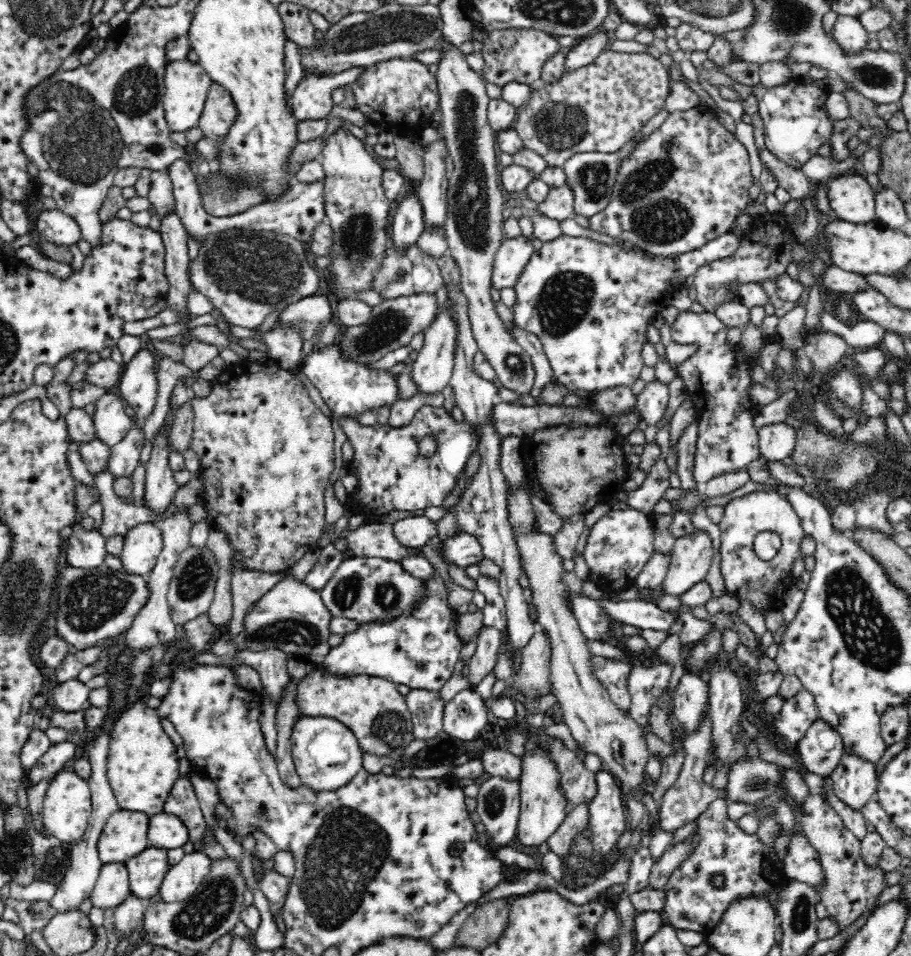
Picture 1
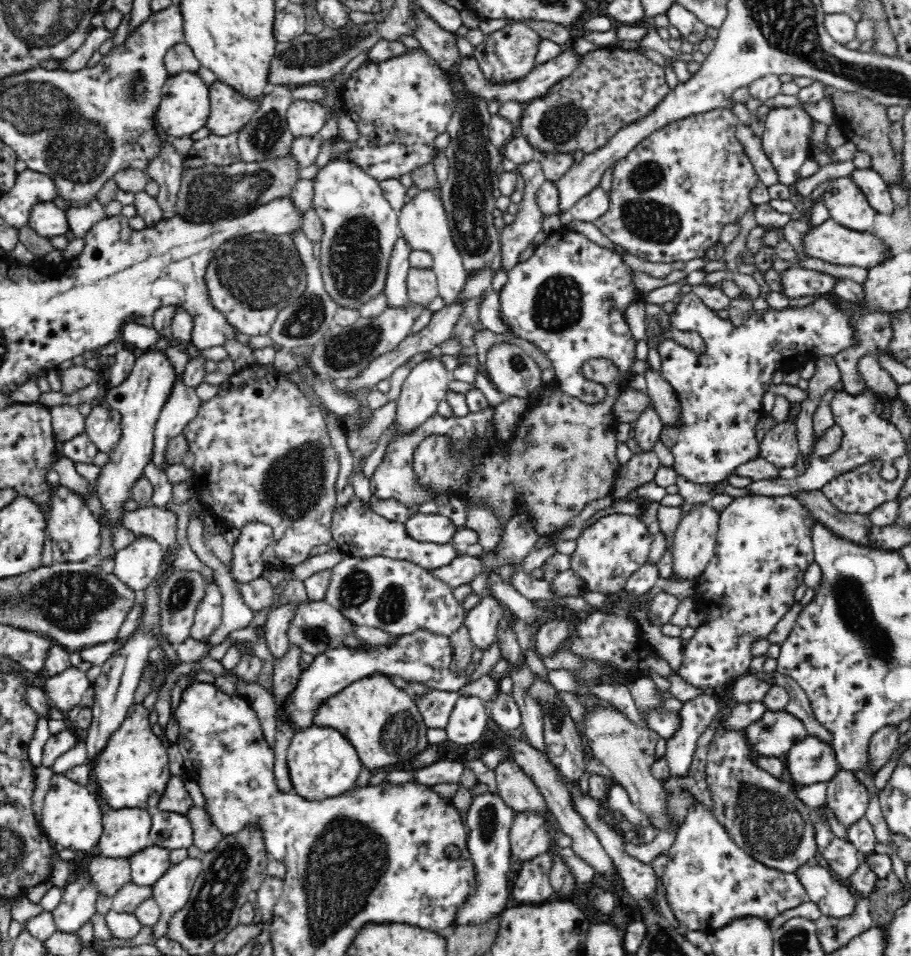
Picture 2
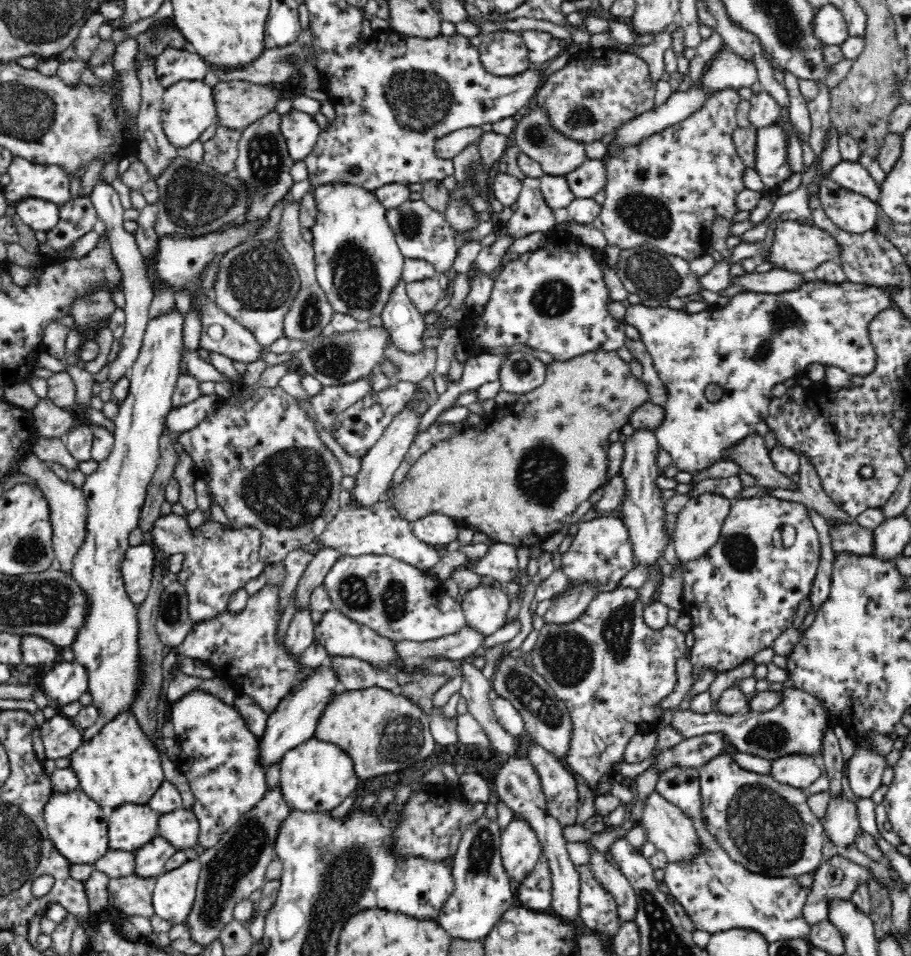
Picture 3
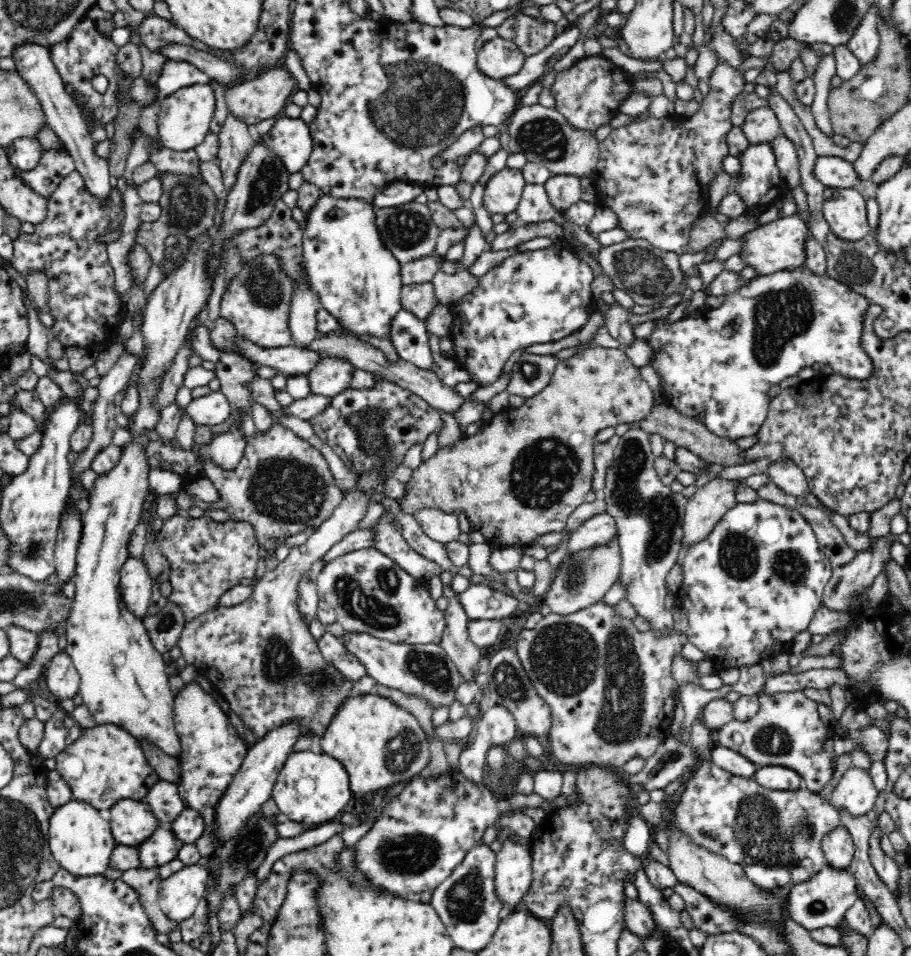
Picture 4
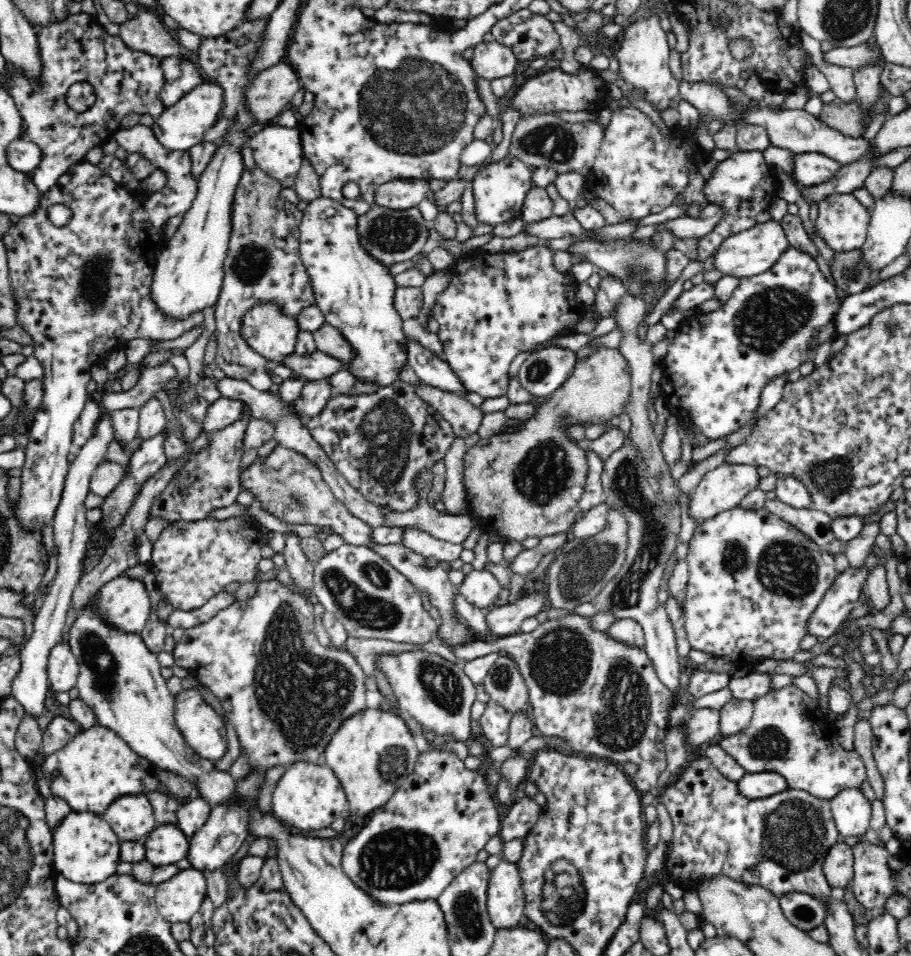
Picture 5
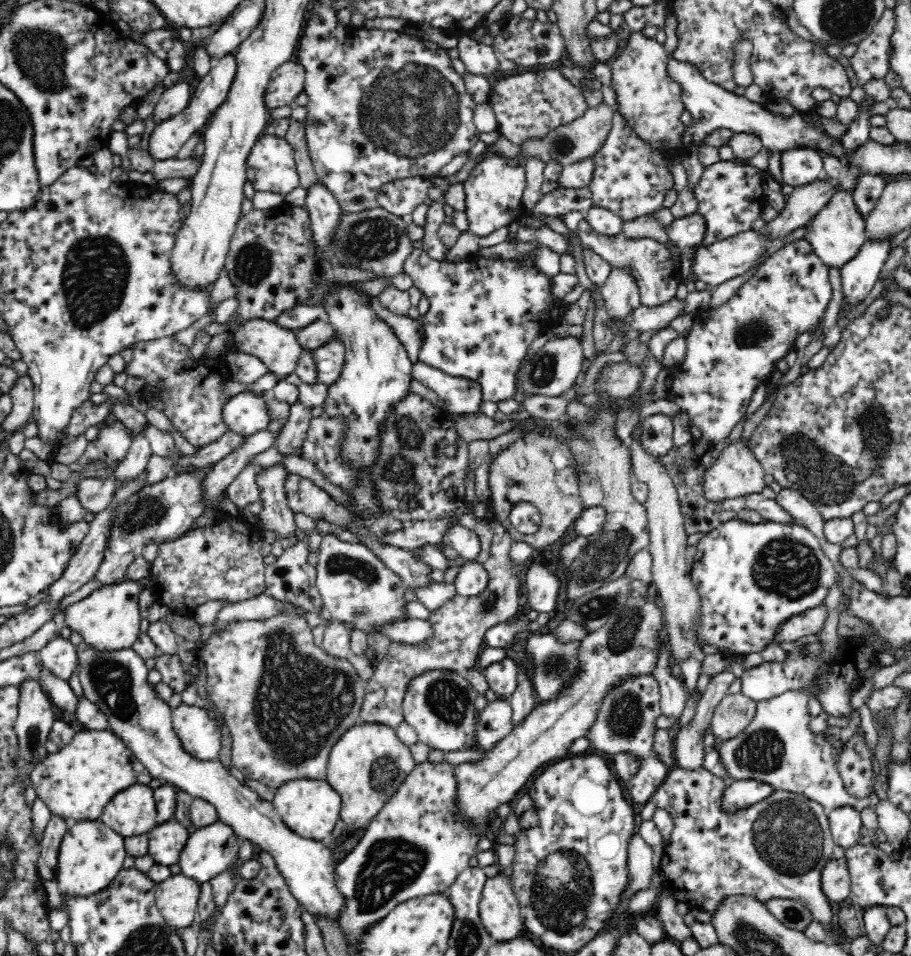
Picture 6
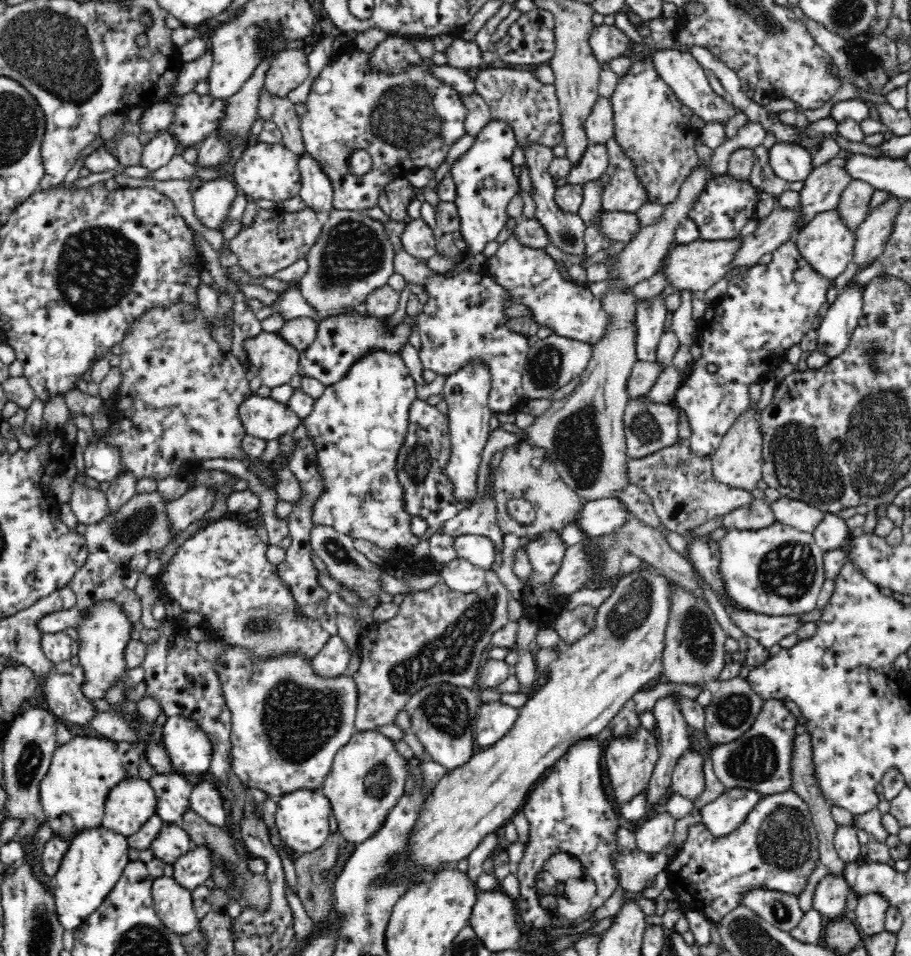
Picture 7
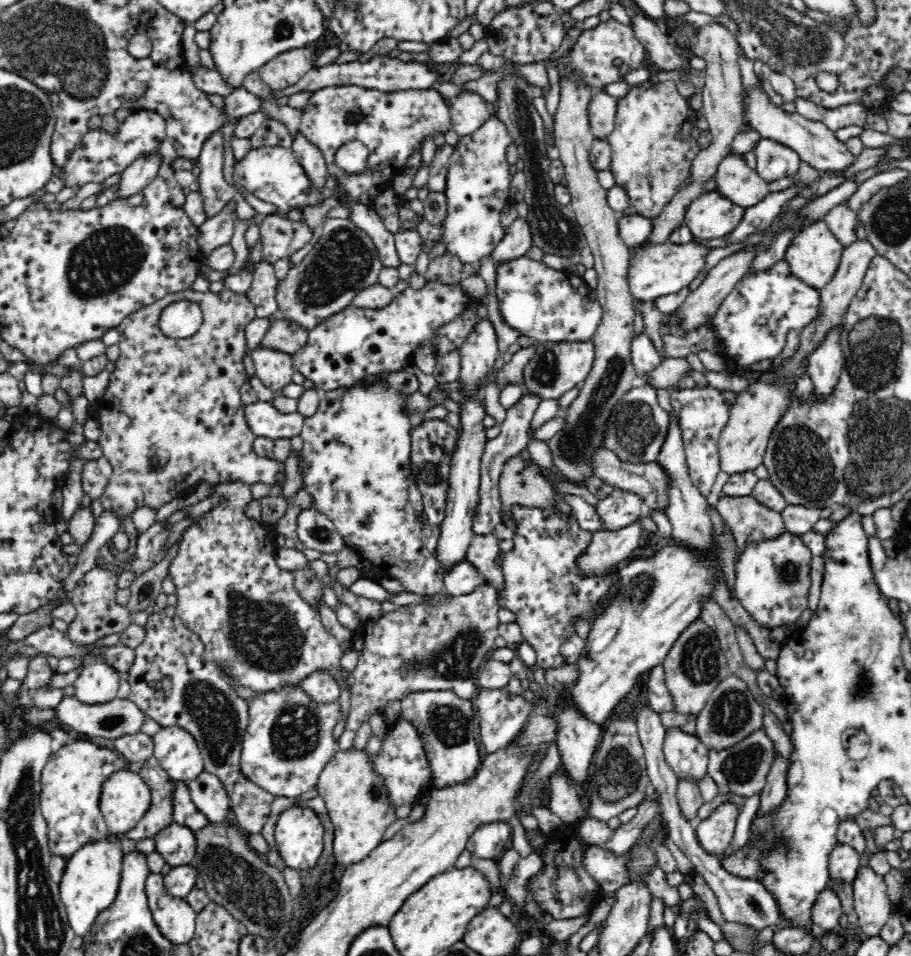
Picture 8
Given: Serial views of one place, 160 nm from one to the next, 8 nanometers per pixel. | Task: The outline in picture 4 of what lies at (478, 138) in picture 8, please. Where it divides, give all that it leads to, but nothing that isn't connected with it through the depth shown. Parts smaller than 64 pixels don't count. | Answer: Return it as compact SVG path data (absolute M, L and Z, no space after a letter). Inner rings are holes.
M504 167L484 184L483 205L490 215L515 212L526 186L522 169Z

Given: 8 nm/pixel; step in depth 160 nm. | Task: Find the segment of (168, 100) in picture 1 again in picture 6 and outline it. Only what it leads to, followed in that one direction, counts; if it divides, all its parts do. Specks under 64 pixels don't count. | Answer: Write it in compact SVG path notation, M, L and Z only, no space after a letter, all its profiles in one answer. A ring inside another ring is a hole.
M236 51L228 52L228 54L224 54L222 58L213 62L209 73L197 79L188 106L180 114L156 124L148 138L147 150L152 159L155 161L174 159L178 150L184 146L184 143L192 134L201 133L204 130L212 112L215 112L216 108L226 100L234 82L237 69L235 54Z

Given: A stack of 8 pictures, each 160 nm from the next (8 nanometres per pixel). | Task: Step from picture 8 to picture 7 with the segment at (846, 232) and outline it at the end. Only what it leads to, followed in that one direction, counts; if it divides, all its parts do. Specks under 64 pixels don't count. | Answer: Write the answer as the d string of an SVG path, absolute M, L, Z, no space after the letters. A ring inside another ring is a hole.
M852 179L852 182L842 190L837 210L839 220L855 234L858 226L865 222L868 203L874 187L860 179Z

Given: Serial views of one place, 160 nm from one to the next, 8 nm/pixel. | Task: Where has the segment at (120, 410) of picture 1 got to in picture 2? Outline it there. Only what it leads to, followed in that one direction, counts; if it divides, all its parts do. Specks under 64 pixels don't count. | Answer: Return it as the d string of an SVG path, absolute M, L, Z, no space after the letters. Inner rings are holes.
M102 405L89 408L85 415L85 432L98 451L112 452L120 440L120 417L110 416L110 408Z

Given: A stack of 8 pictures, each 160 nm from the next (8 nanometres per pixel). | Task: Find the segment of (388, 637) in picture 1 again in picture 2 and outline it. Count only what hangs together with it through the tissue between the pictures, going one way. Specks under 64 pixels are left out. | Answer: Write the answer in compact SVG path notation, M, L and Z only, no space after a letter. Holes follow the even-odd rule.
M426 629L415 630L415 633L397 636L393 647L373 646L370 652L353 647L340 647L327 650L315 656L309 667L303 671L294 691L283 701L278 720L289 724L294 734L314 726L314 718L318 710L326 704L330 697L342 692L352 682L365 677L372 677L375 673L402 677L408 683L422 682L432 689L460 693L469 682L465 675L452 674L450 661L452 660L450 639L444 635L436 635Z

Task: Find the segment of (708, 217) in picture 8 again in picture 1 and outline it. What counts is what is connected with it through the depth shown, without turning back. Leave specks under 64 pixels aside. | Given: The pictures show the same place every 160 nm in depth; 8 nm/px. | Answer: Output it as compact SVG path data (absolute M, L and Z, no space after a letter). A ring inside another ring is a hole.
M795 80L774 88L766 88L762 83L757 85L755 96L763 120L765 146L778 160L794 169L801 169L807 160L817 154L818 148L824 142L828 142L831 138L833 122L826 113L827 95L827 92L818 86L806 85Z

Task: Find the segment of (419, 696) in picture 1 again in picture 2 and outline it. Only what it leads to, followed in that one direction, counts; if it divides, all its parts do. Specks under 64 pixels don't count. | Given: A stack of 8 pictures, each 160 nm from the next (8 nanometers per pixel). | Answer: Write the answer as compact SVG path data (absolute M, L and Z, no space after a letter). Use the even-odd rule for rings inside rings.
M433 689L430 694L426 694L420 700L416 700L416 705L420 709L420 715L424 719L424 725L429 728L445 728L448 726L449 715L460 694L457 692L440 691Z

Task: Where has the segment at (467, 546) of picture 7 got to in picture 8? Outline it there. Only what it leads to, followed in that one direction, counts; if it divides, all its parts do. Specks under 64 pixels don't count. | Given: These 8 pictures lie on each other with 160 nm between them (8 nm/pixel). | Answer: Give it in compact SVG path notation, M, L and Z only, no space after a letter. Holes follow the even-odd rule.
M492 533L476 535L468 547L466 561L485 576L486 582L497 590L502 590L504 575L498 562L501 554L498 542L500 540Z

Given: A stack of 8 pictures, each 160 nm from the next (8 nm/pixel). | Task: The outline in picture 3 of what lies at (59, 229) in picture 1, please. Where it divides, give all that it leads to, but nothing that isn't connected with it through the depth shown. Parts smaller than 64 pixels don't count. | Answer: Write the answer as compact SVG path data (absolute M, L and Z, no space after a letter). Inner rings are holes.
M27 197L17 203L14 214L20 217L32 231L46 233L51 230L59 220L59 206L40 198Z

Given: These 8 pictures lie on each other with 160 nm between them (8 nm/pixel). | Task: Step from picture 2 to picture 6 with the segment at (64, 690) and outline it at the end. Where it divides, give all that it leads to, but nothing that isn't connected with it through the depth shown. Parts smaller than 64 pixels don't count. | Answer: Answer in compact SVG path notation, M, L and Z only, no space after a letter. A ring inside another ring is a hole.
M61 635L46 642L46 646L38 651L38 659L56 677L69 680L73 671L76 670L76 659L78 653L70 639Z

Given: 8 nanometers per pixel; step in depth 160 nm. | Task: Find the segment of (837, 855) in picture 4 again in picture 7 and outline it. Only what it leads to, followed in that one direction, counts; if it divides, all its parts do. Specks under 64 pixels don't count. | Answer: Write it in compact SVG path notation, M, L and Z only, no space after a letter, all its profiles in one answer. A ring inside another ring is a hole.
M827 874L815 887L813 909L832 921L840 918L845 912L848 888L845 877Z

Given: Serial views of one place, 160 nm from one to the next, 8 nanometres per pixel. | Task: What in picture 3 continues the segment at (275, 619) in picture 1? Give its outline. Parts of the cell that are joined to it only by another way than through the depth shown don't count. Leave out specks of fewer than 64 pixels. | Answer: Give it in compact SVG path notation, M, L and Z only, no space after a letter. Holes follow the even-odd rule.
M332 608L323 614L320 624L315 626L315 638L324 644L327 654L334 654L342 657L356 657L372 665L374 669L390 671L396 674L402 672L422 672L419 678L424 676L444 676L447 682L455 678L458 670L458 662L444 656L428 656L428 658L402 658L395 649L395 641L384 636L380 636L376 631L368 626L361 625L356 621L342 615L340 611Z

